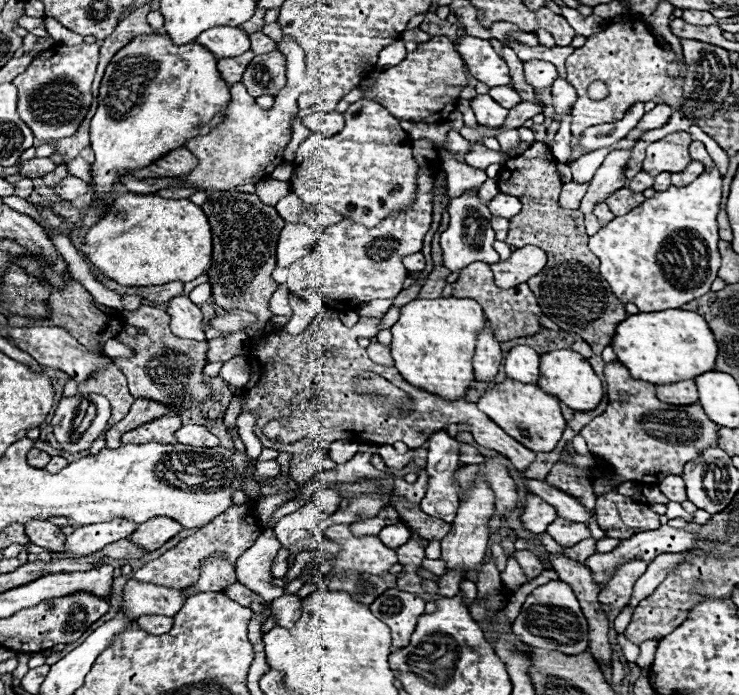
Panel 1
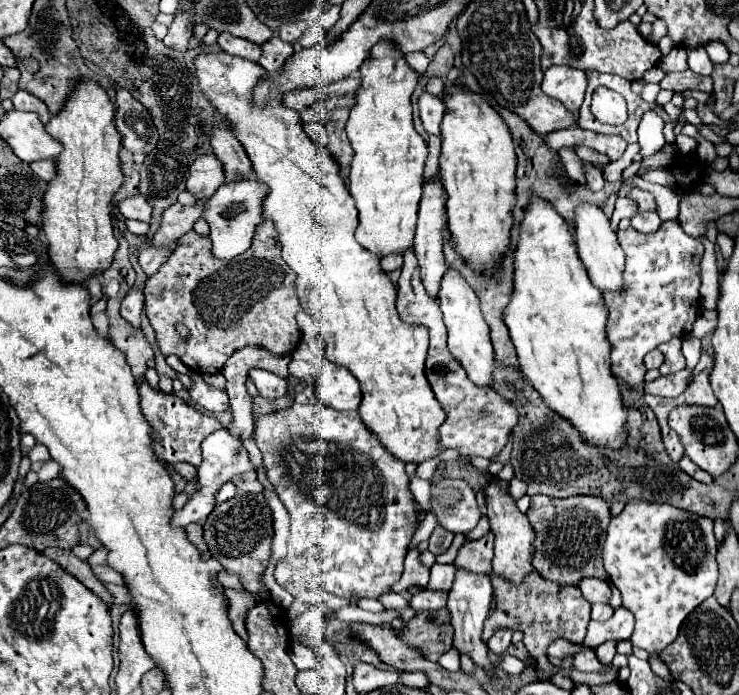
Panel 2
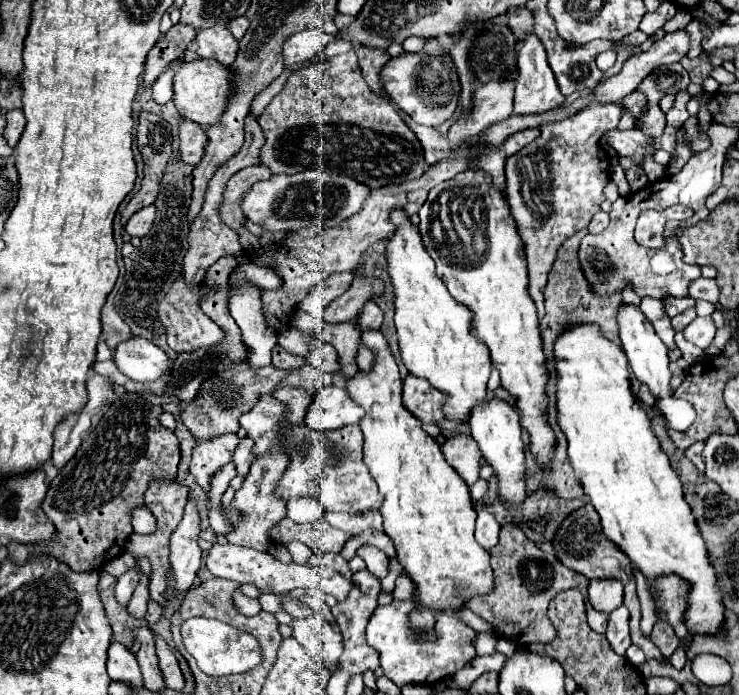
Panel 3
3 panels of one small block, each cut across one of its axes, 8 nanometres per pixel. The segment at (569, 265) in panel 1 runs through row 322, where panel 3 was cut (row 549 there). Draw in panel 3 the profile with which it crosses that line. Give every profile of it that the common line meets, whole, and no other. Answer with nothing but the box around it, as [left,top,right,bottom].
[554,504,666,662]

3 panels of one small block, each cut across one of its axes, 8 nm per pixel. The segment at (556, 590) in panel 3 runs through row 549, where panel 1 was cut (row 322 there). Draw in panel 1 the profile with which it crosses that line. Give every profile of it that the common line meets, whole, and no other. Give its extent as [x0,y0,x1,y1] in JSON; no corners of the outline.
[454,262,542,342]

